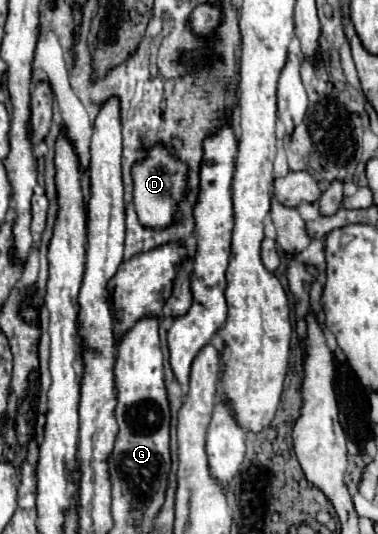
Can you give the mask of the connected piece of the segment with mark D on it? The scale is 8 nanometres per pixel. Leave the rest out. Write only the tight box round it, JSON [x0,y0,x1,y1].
[132,144,186,228]

